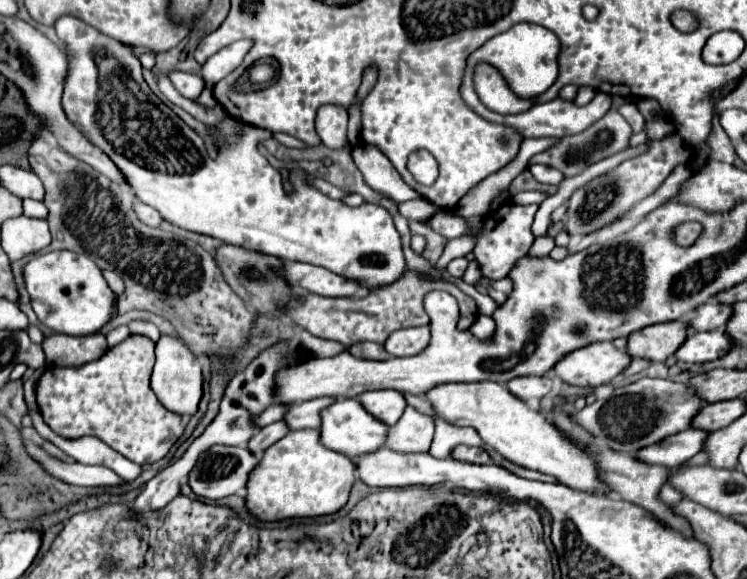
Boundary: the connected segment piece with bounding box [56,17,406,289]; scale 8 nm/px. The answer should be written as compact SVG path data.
M68 17L56 23L56 35L66 43L68 51L68 79L64 81L62 95L66 117L82 125L90 141L118 165L136 197L160 211L166 221L280 259L320 265L342 277L358 279L366 289L394 283L406 271L404 255L400 255L400 235L396 233L392 215L384 207L372 203L348 207L342 201L330 199L312 185L312 177L304 169L290 171L288 181L292 183L292 191L288 193L280 173L258 151L259 140L272 135L263 128L246 125L240 139L228 151L220 153L220 159L210 159L204 145L198 145L198 135L150 91L142 79L142 67L132 47Z

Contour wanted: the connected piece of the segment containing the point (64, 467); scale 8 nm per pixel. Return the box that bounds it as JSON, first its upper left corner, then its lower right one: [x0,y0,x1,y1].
[24,441,124,487]

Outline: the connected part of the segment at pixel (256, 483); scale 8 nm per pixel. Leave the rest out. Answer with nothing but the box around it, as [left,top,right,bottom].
[246,429,356,521]

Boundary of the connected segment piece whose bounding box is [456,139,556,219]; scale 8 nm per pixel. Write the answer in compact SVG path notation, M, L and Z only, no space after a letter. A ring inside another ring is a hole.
M524 139L520 145L520 151L516 155L514 161L510 161L504 169L496 171L494 175L486 177L484 181L480 181L476 187L472 187L458 203L456 213L464 219L470 217L478 217L478 215L486 215L492 209L492 201L494 197L498 197L500 193L508 191L512 179L516 175L520 175L526 167L532 155L546 151L548 147L552 147L556 143L556 139Z

